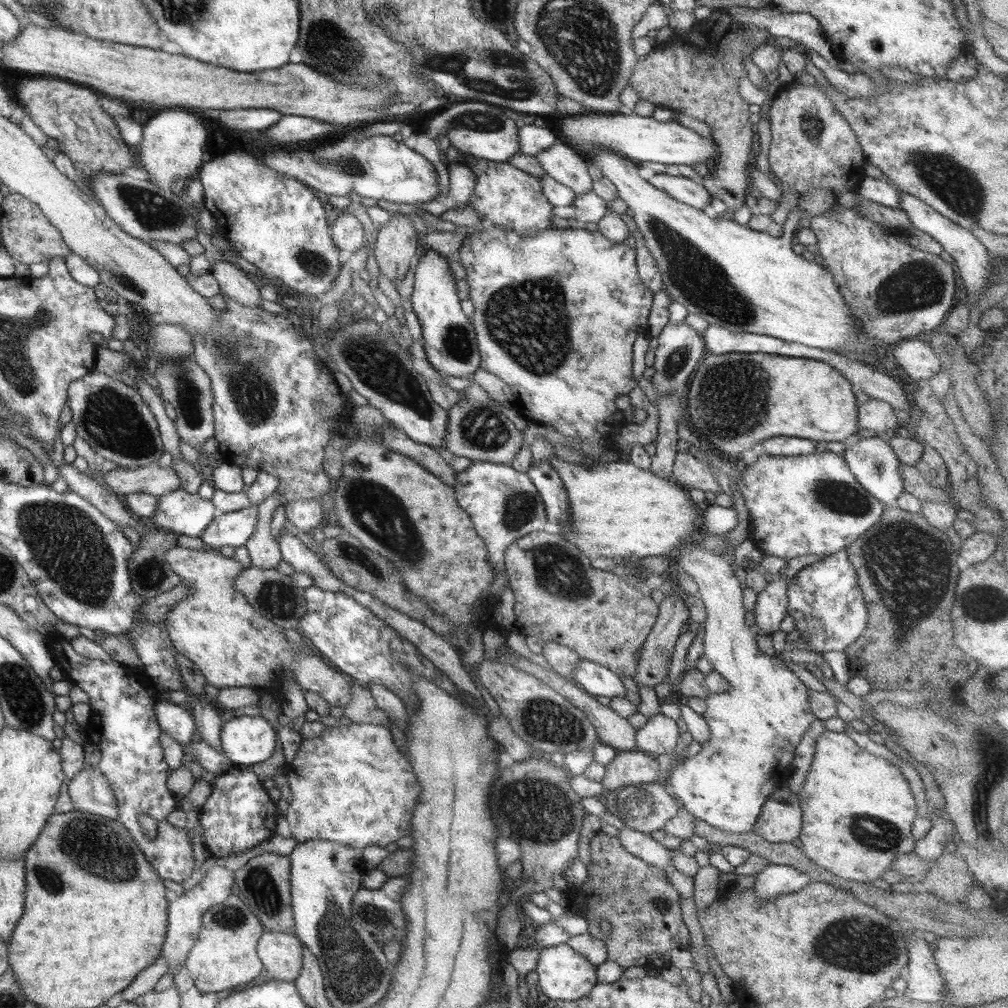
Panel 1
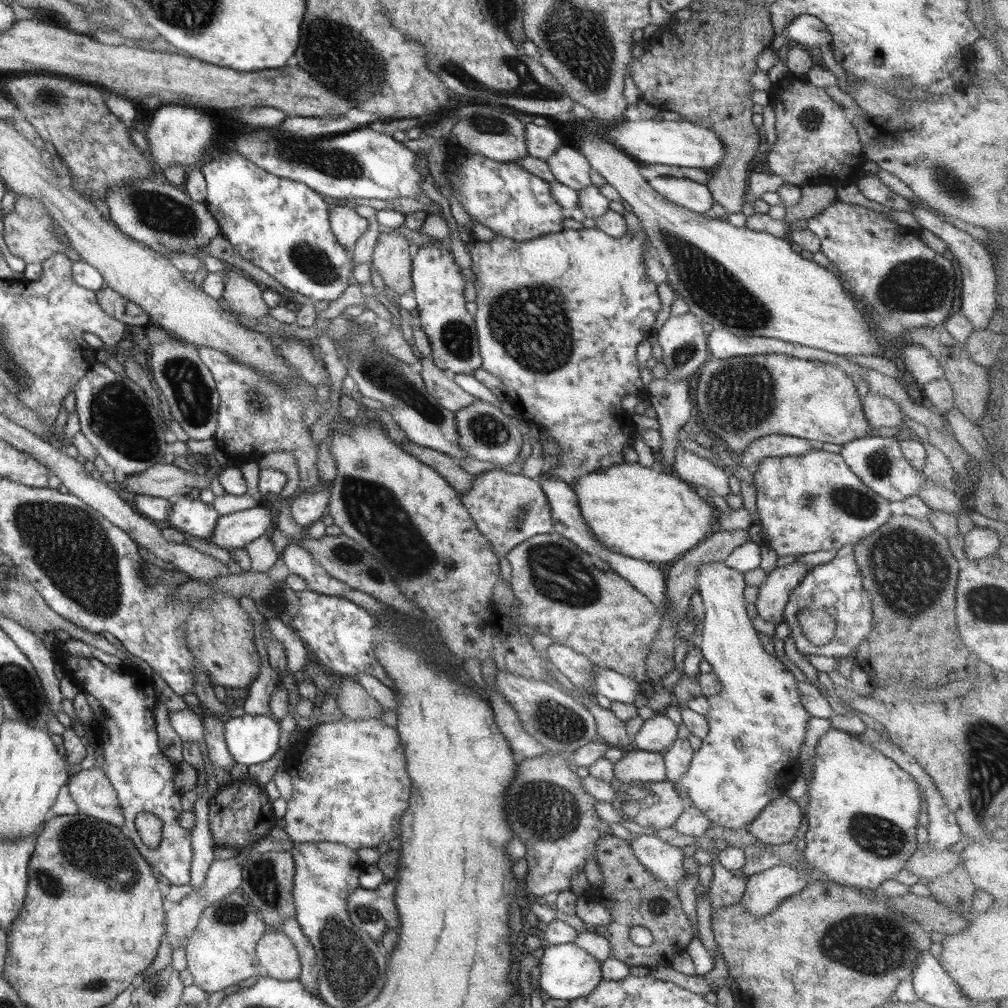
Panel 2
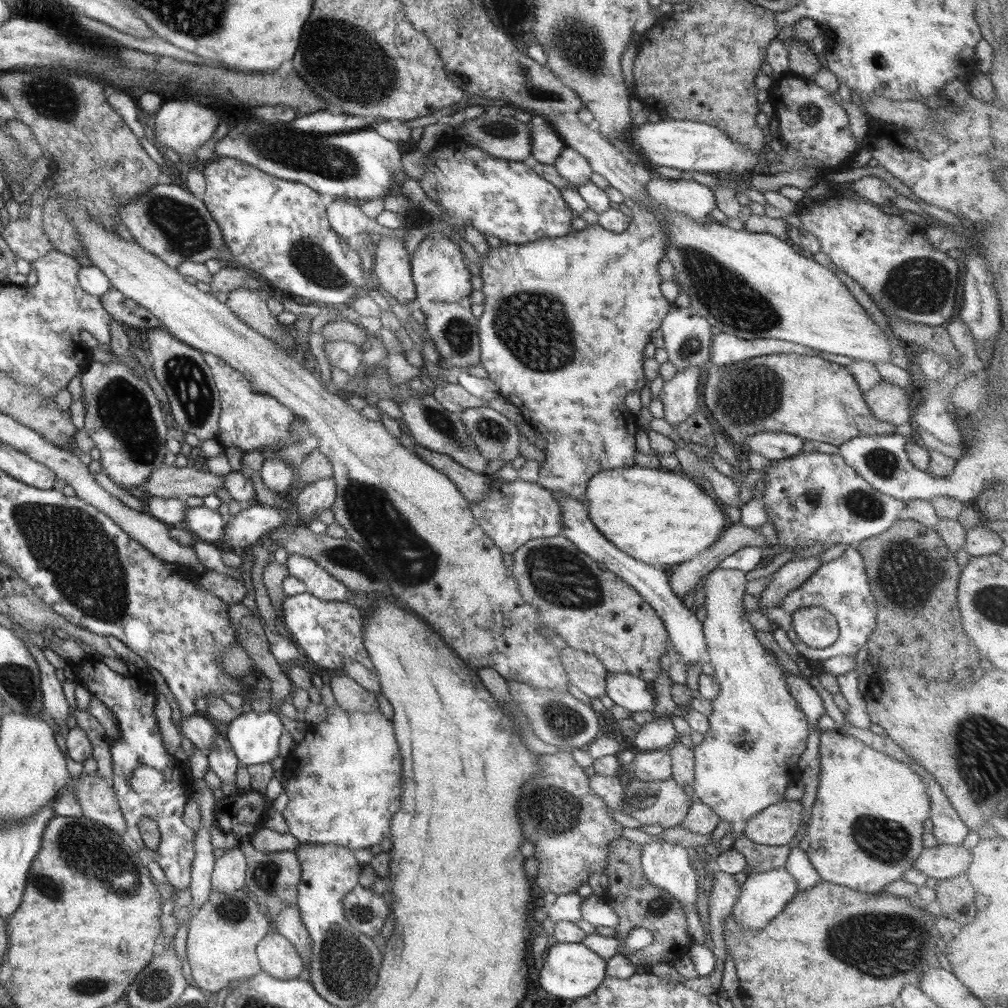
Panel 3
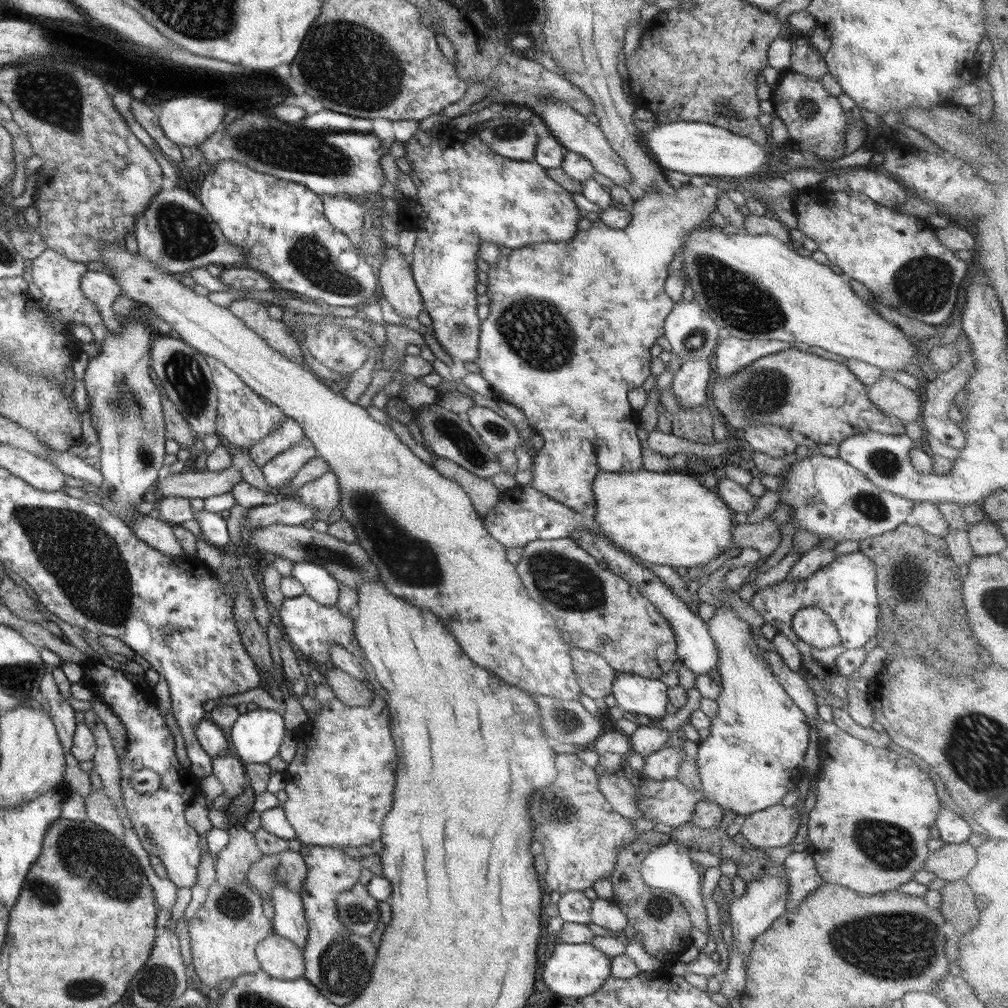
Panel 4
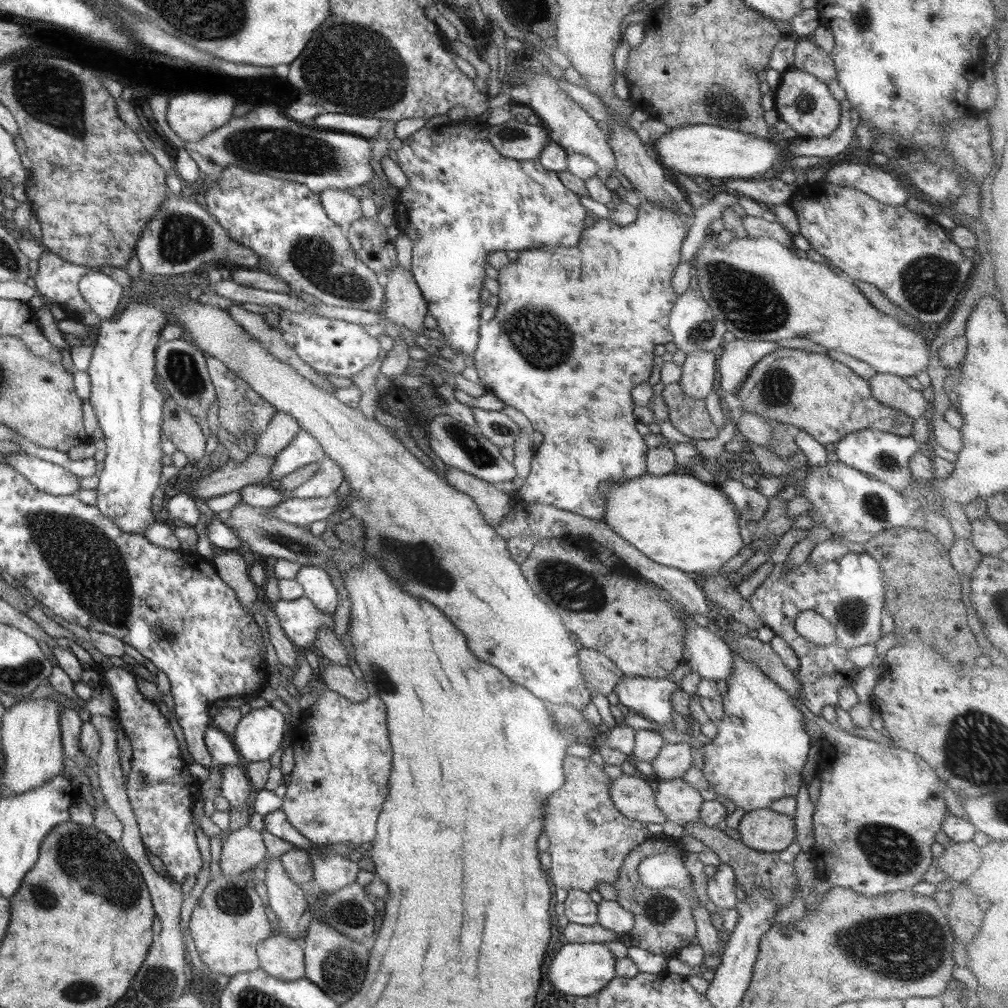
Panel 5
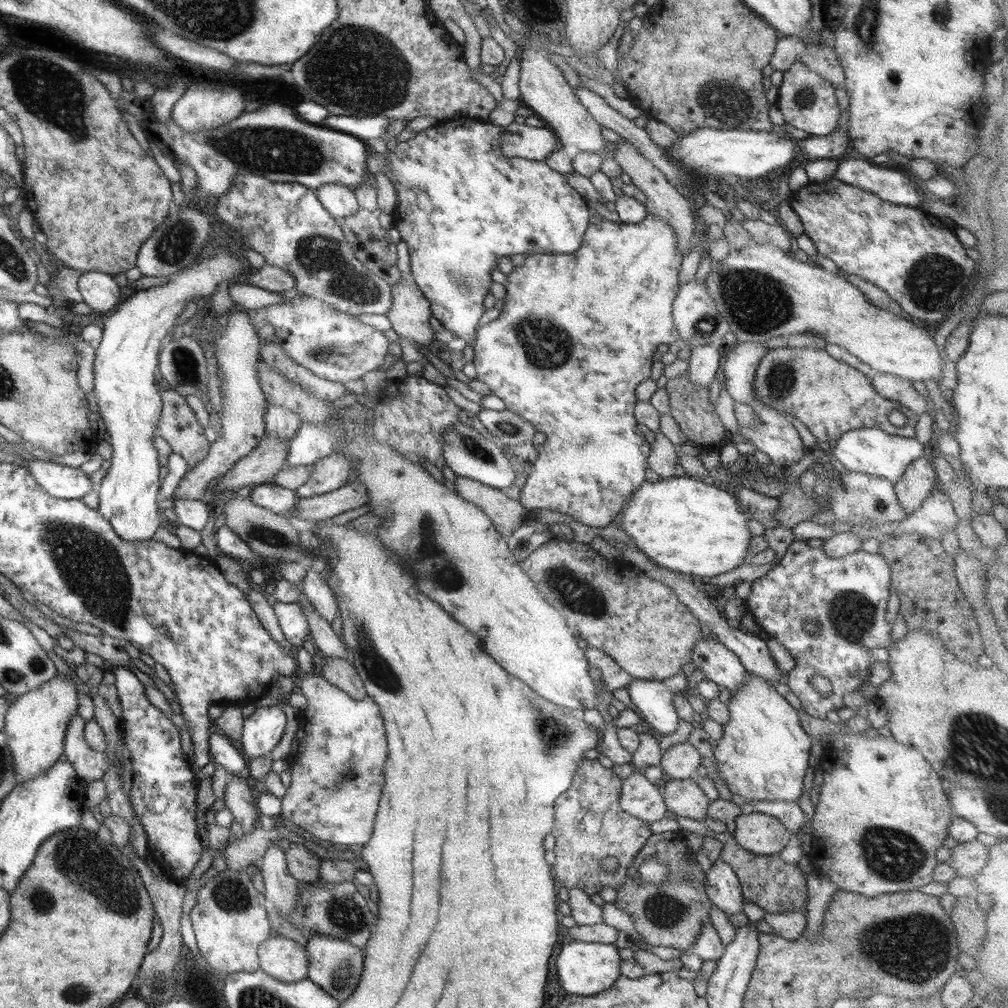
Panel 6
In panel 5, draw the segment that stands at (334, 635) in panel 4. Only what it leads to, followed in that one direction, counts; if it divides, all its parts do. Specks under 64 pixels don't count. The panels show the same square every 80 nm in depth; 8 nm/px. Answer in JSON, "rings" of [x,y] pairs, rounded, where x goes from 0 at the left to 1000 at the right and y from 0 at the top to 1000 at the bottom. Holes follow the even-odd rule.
{"rings":[[[306,592],[275,595],[270,599],[284,631],[297,643],[313,646],[317,623],[331,623],[331,609],[320,608]]]}

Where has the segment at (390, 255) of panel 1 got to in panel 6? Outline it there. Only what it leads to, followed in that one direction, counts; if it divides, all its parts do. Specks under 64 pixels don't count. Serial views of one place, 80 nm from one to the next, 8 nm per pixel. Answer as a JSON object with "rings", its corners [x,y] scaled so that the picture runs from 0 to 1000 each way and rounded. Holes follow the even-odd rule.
{"rings":[[[397,277],[397,282],[389,285],[391,302],[387,304],[384,314],[389,327],[405,338],[414,338],[427,347],[427,340],[433,338],[431,327],[427,323],[428,300],[409,282],[409,279]]]}

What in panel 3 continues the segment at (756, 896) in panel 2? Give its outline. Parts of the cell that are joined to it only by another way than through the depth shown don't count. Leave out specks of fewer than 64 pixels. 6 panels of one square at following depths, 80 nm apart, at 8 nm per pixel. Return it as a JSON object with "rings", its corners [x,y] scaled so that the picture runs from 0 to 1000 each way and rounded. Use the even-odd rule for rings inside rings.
{"rings":[[[779,861],[766,862],[755,866],[744,866],[735,884],[726,909],[737,922],[753,922],[759,920],[764,912],[770,910],[779,901],[782,895],[788,892],[788,888],[793,884],[790,871],[788,871]]]}

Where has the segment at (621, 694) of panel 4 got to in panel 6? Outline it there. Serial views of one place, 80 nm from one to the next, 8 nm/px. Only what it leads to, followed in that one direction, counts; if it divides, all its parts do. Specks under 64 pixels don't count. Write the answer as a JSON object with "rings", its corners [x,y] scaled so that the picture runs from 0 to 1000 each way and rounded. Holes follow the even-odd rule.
{"rings":[[[676,666],[672,670],[666,671],[658,676],[627,674],[622,679],[621,685],[627,695],[627,700],[631,700],[635,706],[635,710],[639,710],[637,714],[643,716],[647,720],[646,725],[653,729],[654,732],[661,732],[670,726],[675,711],[668,699],[668,692],[674,688],[682,688],[682,671]]]}

